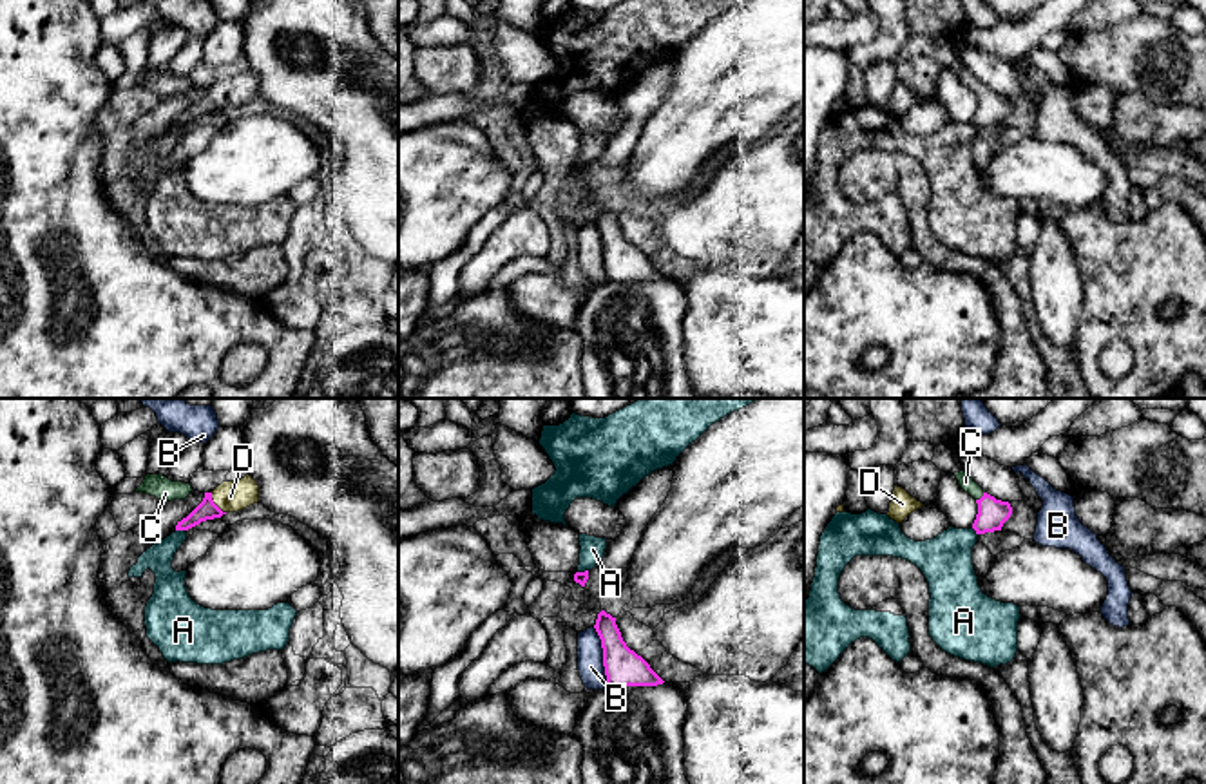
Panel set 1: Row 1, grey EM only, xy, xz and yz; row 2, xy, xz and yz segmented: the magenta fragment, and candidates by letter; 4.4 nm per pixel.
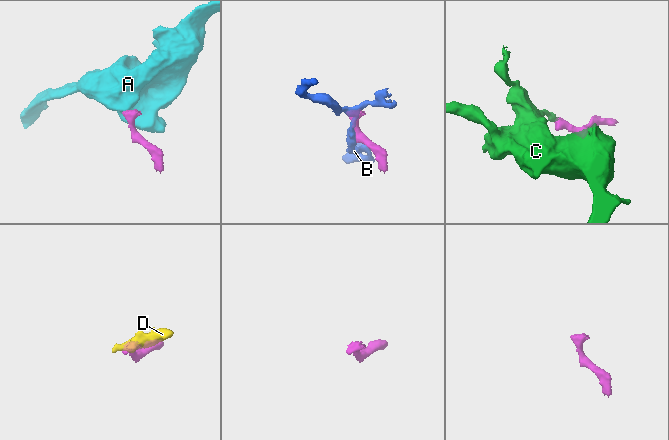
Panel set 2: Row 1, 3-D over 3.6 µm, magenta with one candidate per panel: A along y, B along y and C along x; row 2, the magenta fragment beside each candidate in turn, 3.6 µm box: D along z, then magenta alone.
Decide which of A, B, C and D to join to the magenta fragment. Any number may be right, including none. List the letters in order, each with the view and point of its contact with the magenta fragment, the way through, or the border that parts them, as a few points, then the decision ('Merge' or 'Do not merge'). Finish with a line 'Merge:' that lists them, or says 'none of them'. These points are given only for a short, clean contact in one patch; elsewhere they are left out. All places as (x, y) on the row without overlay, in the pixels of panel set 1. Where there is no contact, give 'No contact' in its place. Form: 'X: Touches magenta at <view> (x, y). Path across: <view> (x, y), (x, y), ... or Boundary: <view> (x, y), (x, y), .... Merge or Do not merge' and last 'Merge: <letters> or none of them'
A: Touches magenta at xy (180, 124). Boundary: xy (176, 124), (183, 125). Do not merge
B: Touches magenta at xz (603, 250). Boundary: xz (593, 221), (600, 234), (602, 259), (609, 279). Do not merge
C: Touches magenta at yz (982, 91). Path across: yz (993, 107), (982, 91), (966, 76). Merge
D: Touches magenta at xy (214, 98). Path across: xy (207, 104), (214, 98), (230, 91). Merge
Merge: C, D

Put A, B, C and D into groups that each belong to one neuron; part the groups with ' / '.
A / B / C D

